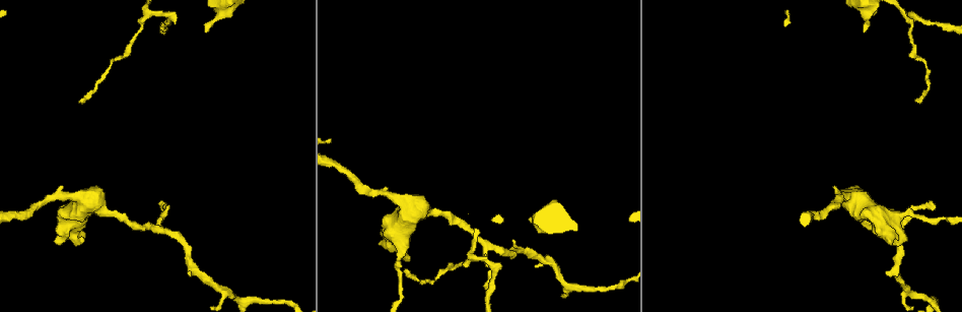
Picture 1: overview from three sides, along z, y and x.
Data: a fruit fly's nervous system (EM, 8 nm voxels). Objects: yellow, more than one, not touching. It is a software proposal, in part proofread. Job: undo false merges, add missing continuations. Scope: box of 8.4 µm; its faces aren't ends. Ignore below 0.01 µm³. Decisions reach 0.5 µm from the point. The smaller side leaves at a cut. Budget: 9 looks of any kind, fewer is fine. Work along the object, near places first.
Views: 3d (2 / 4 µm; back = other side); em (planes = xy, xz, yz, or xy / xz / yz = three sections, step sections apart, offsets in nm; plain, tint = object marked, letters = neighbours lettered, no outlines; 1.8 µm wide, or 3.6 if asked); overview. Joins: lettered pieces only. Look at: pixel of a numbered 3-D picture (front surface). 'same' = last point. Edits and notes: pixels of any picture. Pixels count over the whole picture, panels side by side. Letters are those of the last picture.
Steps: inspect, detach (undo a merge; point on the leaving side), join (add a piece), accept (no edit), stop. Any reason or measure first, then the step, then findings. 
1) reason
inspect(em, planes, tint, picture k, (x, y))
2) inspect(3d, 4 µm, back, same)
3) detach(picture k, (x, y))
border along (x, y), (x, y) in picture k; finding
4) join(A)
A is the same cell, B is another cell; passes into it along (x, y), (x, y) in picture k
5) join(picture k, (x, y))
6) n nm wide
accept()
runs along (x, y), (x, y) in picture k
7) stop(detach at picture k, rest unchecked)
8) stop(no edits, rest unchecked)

branch stops here
inspect(em, planes, letters, picture 1, (82, 242))

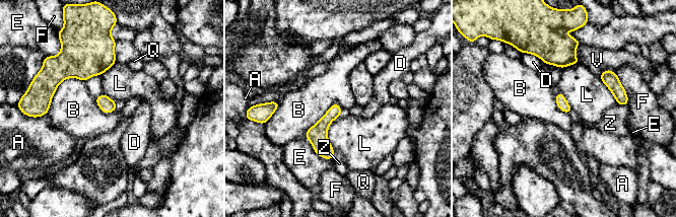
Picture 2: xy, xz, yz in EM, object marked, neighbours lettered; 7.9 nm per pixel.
accept()
A, B, D, E, F, L, Q, V and Z are other cells; border along (84, 80), (65, 78), (46, 114) in picture 2; no lettered piece goes on from it

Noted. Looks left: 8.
sharp bend
inspect(3d, 4 µm, back, picture 1, (146, 14))

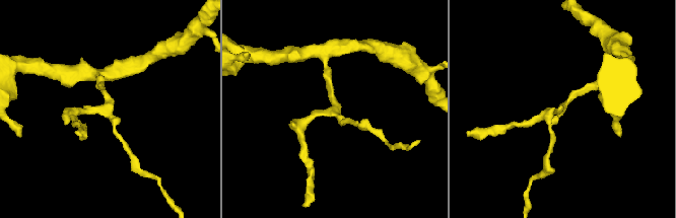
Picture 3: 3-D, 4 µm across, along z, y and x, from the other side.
3 arms
inspect(em, xz, step 8, tint, picture 3, (333, 113))

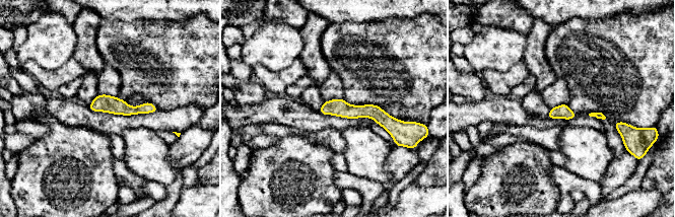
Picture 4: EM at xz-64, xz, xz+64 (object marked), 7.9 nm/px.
inspect(em, planes, letters, same)

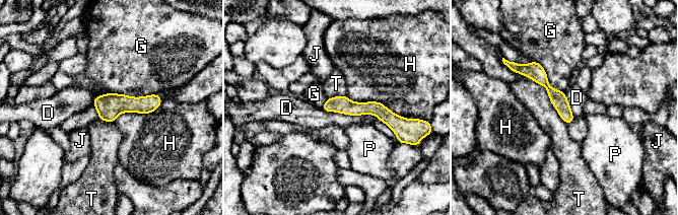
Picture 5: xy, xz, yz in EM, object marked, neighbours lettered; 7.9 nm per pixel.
accept()
D, G, H, J, P and T are other cells; border along (322, 108), (379, 119) in picture 5; one neuron here

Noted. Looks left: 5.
branch stops here
inspect(em, planes, letters, picture 1, (205, 31))

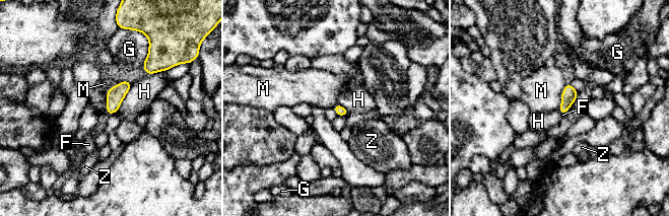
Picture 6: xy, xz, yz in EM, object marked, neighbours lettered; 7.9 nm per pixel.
join(F)
F is the same cell, G, H, M and Z are other cells; passes into it along (115, 95), (109, 114), (103, 118) in picture 6; it goes on there

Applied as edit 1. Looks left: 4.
branch stops here
inspect(3d, 2 µm, picture 1, (484, 288))

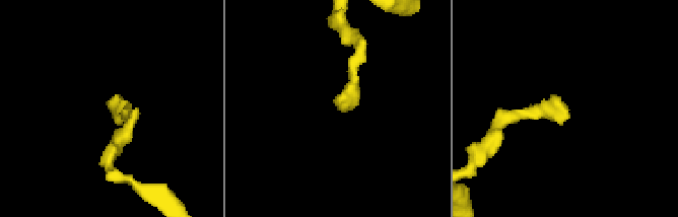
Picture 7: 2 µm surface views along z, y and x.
now the EM
inspect(em, xy, step 16, letters, picture 7, (568, 114))

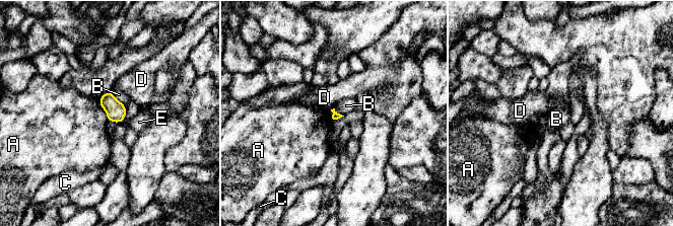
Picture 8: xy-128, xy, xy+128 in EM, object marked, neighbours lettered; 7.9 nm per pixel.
accept()
A, B, C, D and E are other cells; none of them fits

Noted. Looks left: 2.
stop(join at picture 6, rest unchecked)

